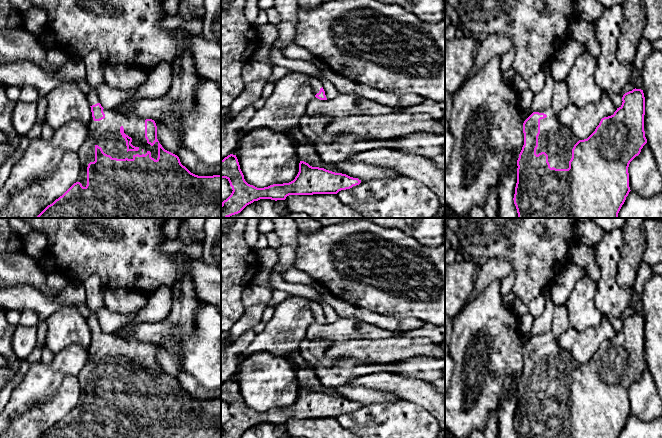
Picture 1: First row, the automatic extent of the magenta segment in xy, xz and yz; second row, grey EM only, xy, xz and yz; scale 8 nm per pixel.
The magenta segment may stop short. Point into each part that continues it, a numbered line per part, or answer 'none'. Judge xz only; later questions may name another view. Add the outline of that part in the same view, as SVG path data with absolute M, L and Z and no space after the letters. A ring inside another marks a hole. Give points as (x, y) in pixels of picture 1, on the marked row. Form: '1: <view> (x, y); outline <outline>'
1: xz (315, 83); outline M311 78L310 86L313 90L314 96L319 93L320 89L323 87L322 82L318 78Z

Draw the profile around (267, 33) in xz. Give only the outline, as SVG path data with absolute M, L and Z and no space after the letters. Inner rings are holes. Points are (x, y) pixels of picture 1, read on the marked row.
M270 23L258 26L257 32L260 43L267 44L269 46L273 44L273 42L277 39L278 35L277 27Z

